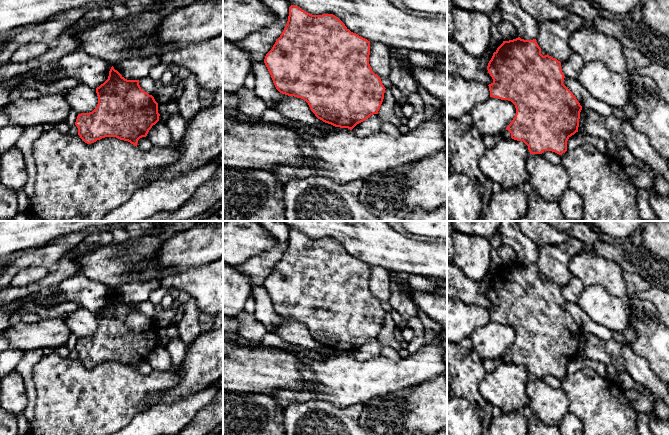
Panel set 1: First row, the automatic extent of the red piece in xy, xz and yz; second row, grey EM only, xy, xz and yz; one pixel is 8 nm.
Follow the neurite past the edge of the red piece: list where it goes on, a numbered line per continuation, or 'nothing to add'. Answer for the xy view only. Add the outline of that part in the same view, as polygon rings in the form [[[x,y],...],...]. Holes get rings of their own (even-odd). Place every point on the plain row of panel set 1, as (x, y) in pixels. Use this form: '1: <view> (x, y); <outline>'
nothing to add

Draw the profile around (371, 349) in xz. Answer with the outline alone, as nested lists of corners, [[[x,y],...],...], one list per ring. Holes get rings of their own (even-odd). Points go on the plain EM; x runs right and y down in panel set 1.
[[[373,338],[365,345],[357,348],[351,355],[359,361],[367,361],[380,355],[381,345],[378,338]]]

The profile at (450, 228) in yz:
[[[447,221],[447,263],[453,263],[453,239],[452,239],[452,232],[454,231],[454,227],[452,221]]]

